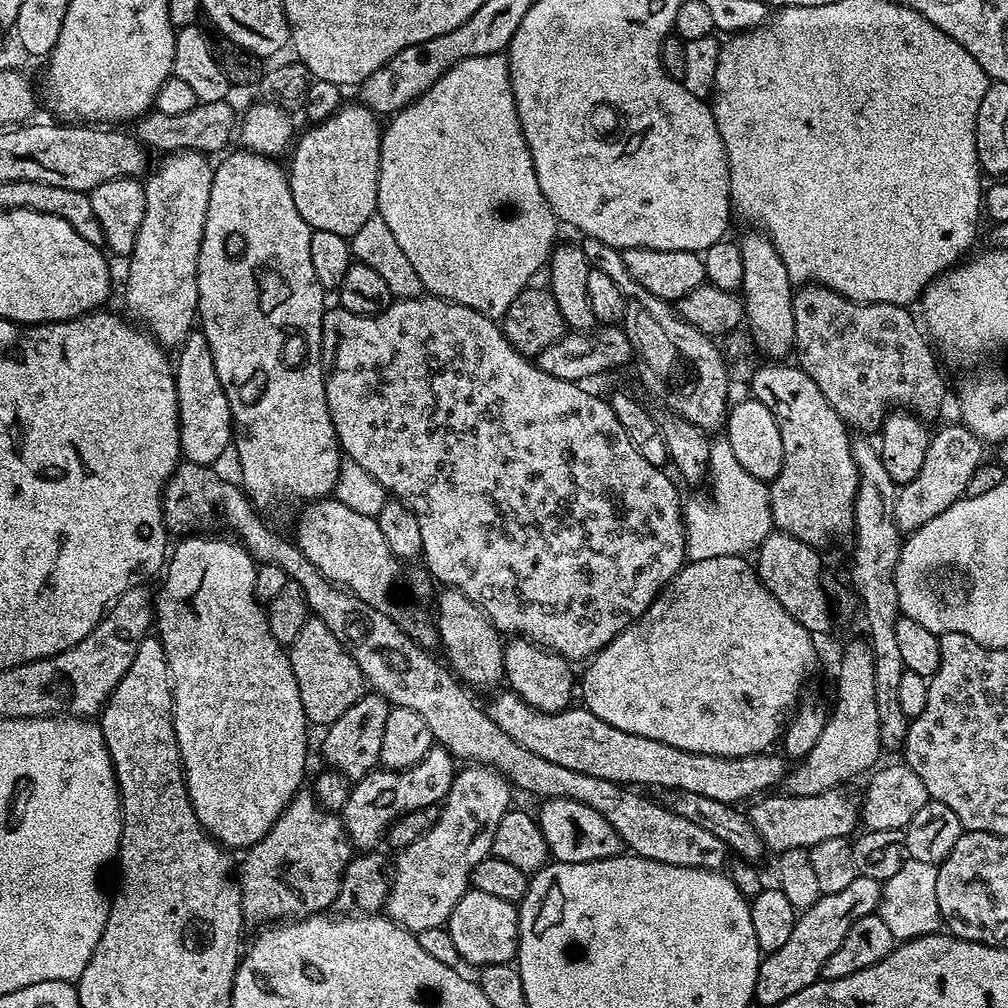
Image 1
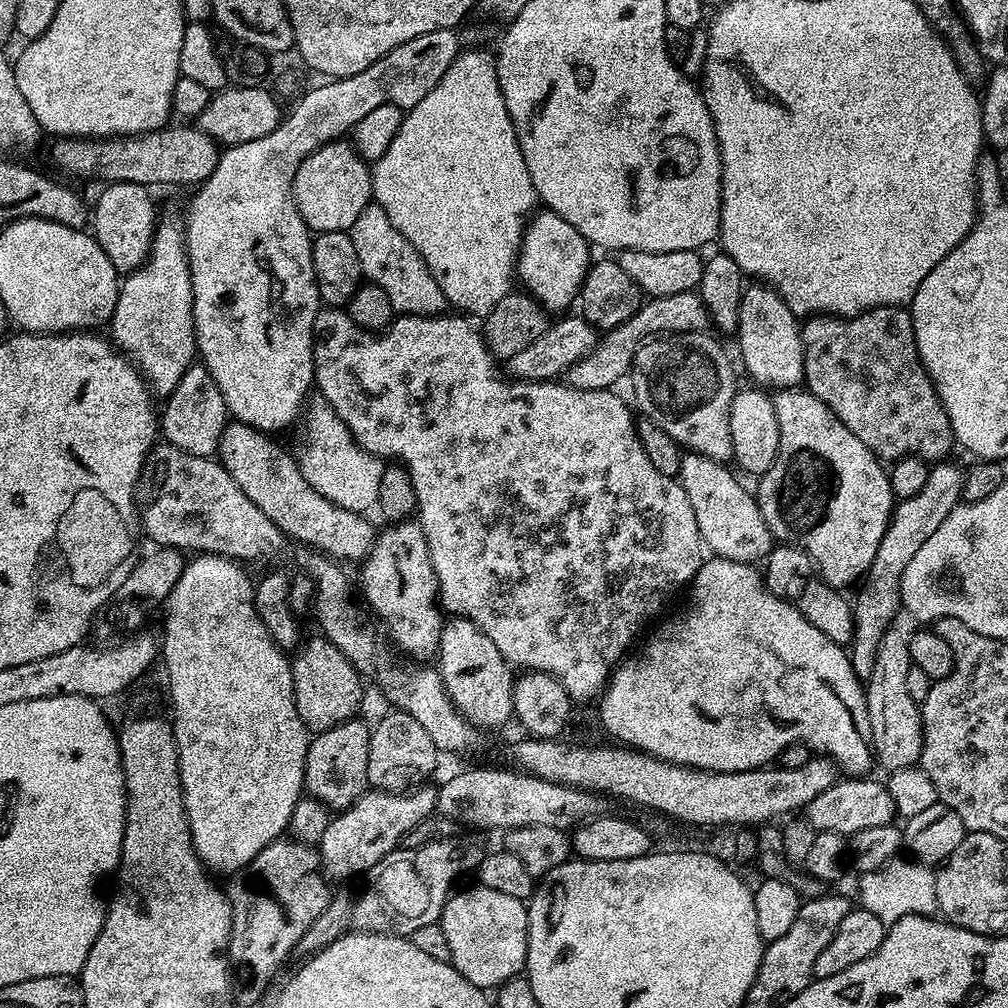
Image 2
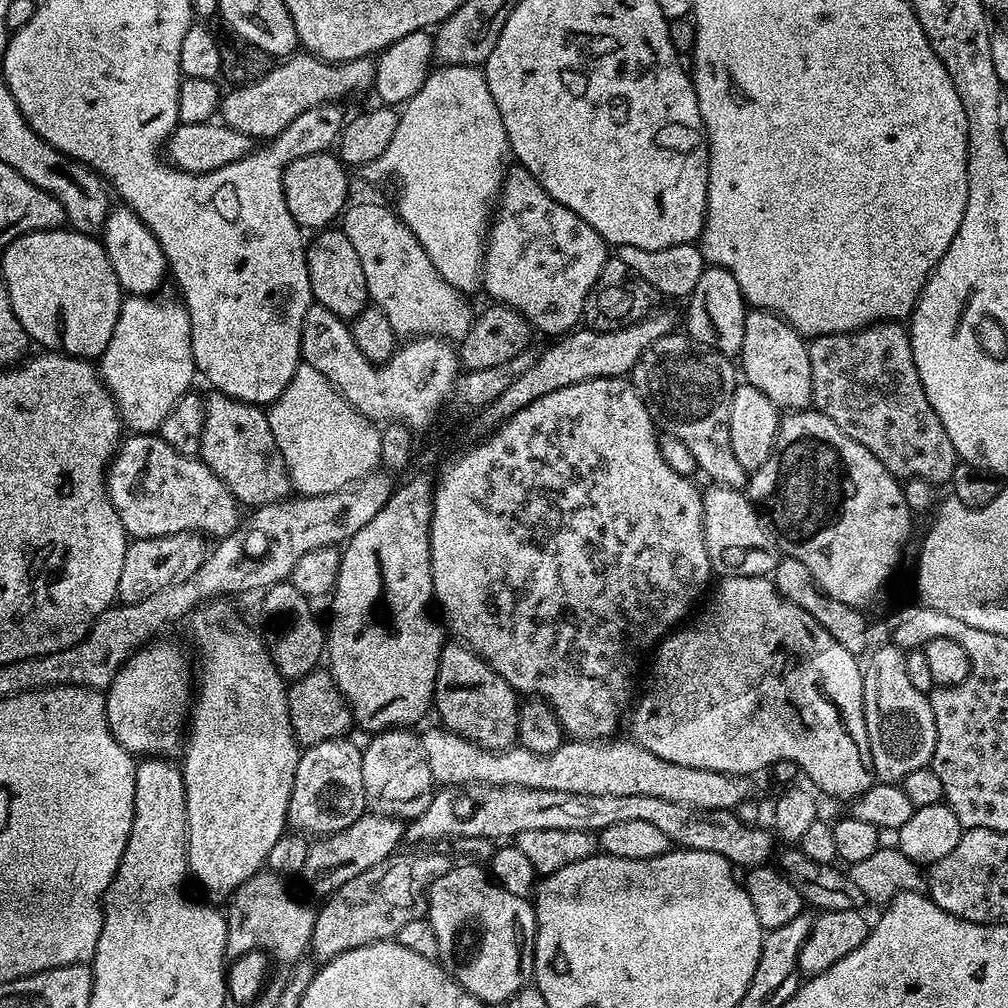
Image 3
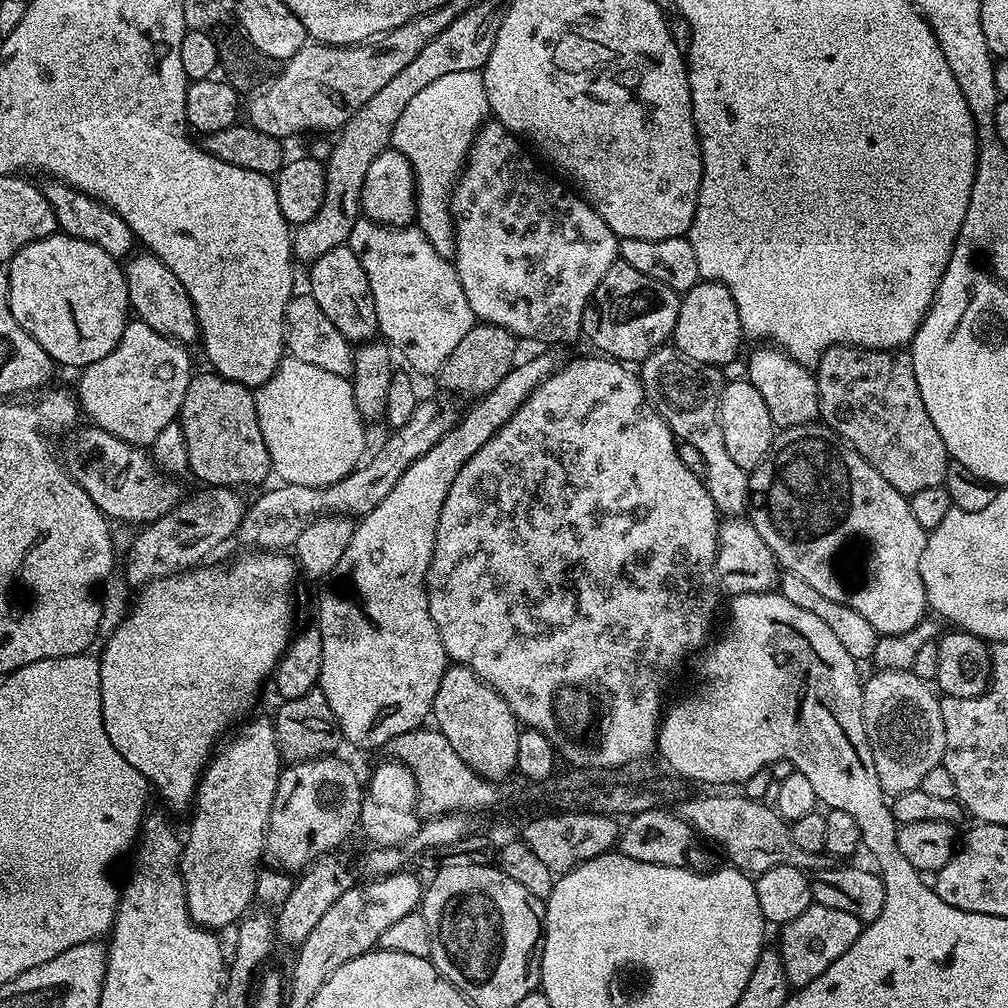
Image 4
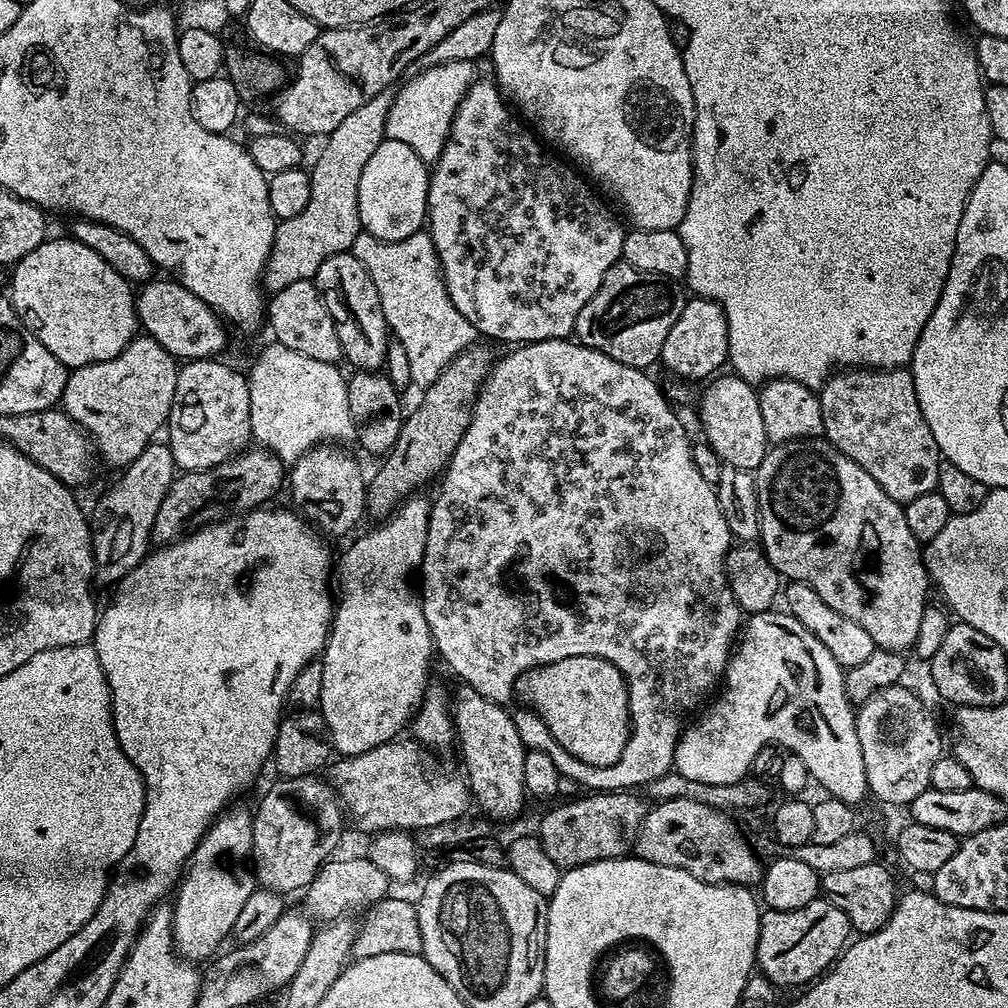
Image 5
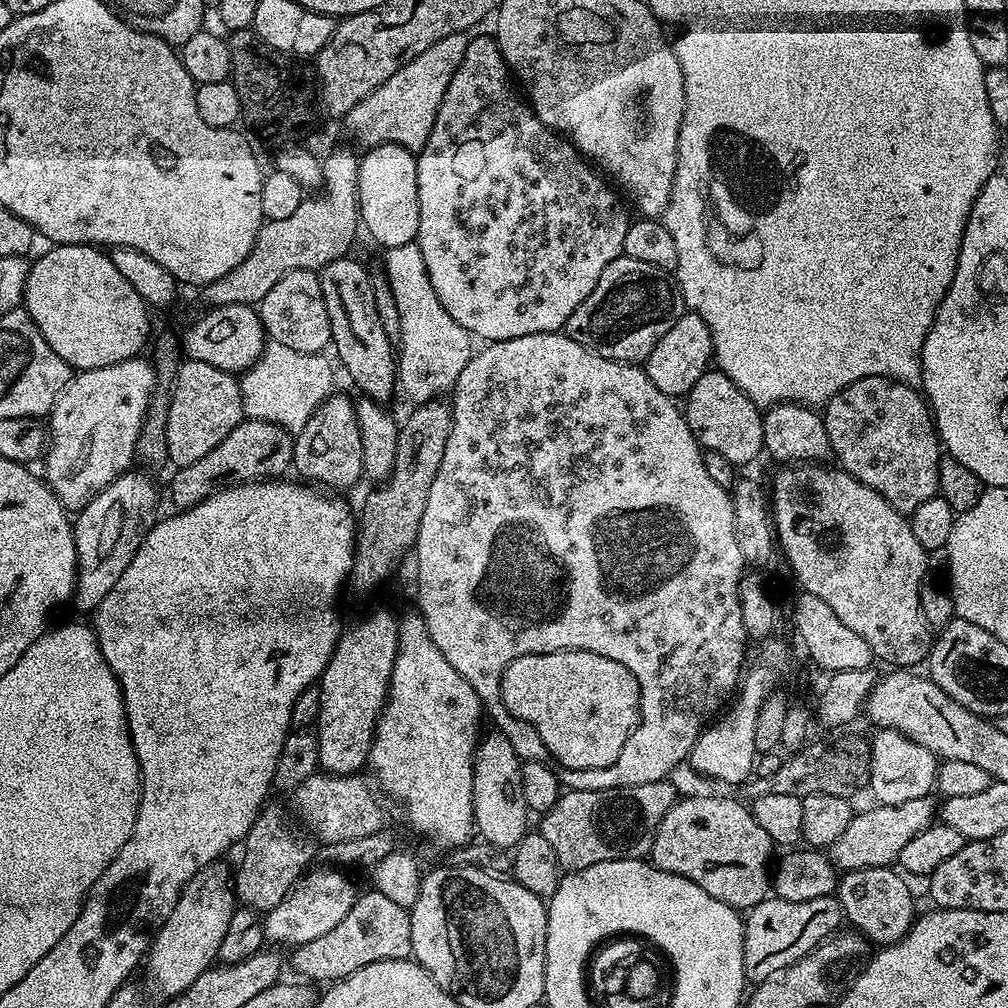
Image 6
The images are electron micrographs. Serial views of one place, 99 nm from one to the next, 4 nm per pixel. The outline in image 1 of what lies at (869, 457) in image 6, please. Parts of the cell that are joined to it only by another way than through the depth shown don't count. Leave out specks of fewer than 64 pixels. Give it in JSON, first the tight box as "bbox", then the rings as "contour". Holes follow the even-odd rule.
{"bbox":[792,283,944,434],"contour":[[[809,283],[793,295],[792,309],[795,363],[803,372],[810,374],[810,378],[814,378],[814,386],[826,394],[826,402],[834,406],[849,429],[856,431],[857,428],[860,434],[875,433],[890,410],[907,410],[925,422],[932,422],[939,414],[944,404],[944,380],[936,366],[937,353],[918,320],[916,325],[915,318],[908,313],[911,311],[905,305],[858,304],[829,288]]]}

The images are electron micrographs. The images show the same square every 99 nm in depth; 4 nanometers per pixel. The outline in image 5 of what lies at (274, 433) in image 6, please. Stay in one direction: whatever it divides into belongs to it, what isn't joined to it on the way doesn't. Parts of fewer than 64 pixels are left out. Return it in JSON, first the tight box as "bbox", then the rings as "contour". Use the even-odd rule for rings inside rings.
{"bbox":[152,446,286,546],"contour":[[[261,446],[237,452],[210,470],[177,475],[166,498],[162,498],[162,506],[158,506],[158,518],[154,518],[152,527],[152,540],[160,546],[170,544],[187,536],[189,532],[267,505],[271,501],[268,499],[285,480],[286,464],[275,452]]]}

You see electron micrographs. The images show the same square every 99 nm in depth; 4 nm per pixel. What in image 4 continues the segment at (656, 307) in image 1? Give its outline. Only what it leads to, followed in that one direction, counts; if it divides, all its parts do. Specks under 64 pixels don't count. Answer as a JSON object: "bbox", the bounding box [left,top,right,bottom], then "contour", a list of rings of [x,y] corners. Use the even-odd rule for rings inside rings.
{"bbox":[638,346,750,518],"contour":[[[675,346],[655,348],[638,368],[640,384],[652,409],[664,419],[677,441],[690,442],[690,446],[702,453],[702,459],[706,461],[706,474],[702,479],[717,513],[724,518],[740,518],[750,504],[750,472],[730,458],[722,438],[718,406],[726,376],[720,372],[723,371],[715,364],[703,364],[686,358],[686,354],[679,352]]]}

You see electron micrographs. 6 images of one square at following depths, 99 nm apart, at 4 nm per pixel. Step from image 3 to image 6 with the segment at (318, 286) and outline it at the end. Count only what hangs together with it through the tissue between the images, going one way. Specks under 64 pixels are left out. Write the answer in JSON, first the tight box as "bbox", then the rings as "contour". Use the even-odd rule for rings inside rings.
{"bbox":[318,259,398,402],"contour":[[[352,259],[335,260],[318,272],[324,309],[330,318],[331,347],[336,348],[341,366],[367,399],[388,402],[398,388],[398,360],[378,318],[369,269]]]}

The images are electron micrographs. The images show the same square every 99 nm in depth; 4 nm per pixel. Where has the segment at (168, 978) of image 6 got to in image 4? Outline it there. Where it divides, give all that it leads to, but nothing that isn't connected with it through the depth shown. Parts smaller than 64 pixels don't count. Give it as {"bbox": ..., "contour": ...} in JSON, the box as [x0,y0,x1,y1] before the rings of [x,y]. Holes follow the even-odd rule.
{"bbox":[180,719,282,930],"contour":[[[271,719],[251,720],[232,744],[209,759],[196,785],[196,813],[180,853],[188,913],[195,924],[209,930],[235,925],[253,907],[256,873],[265,855],[264,831],[280,781],[282,757],[276,744],[275,723]]]}

